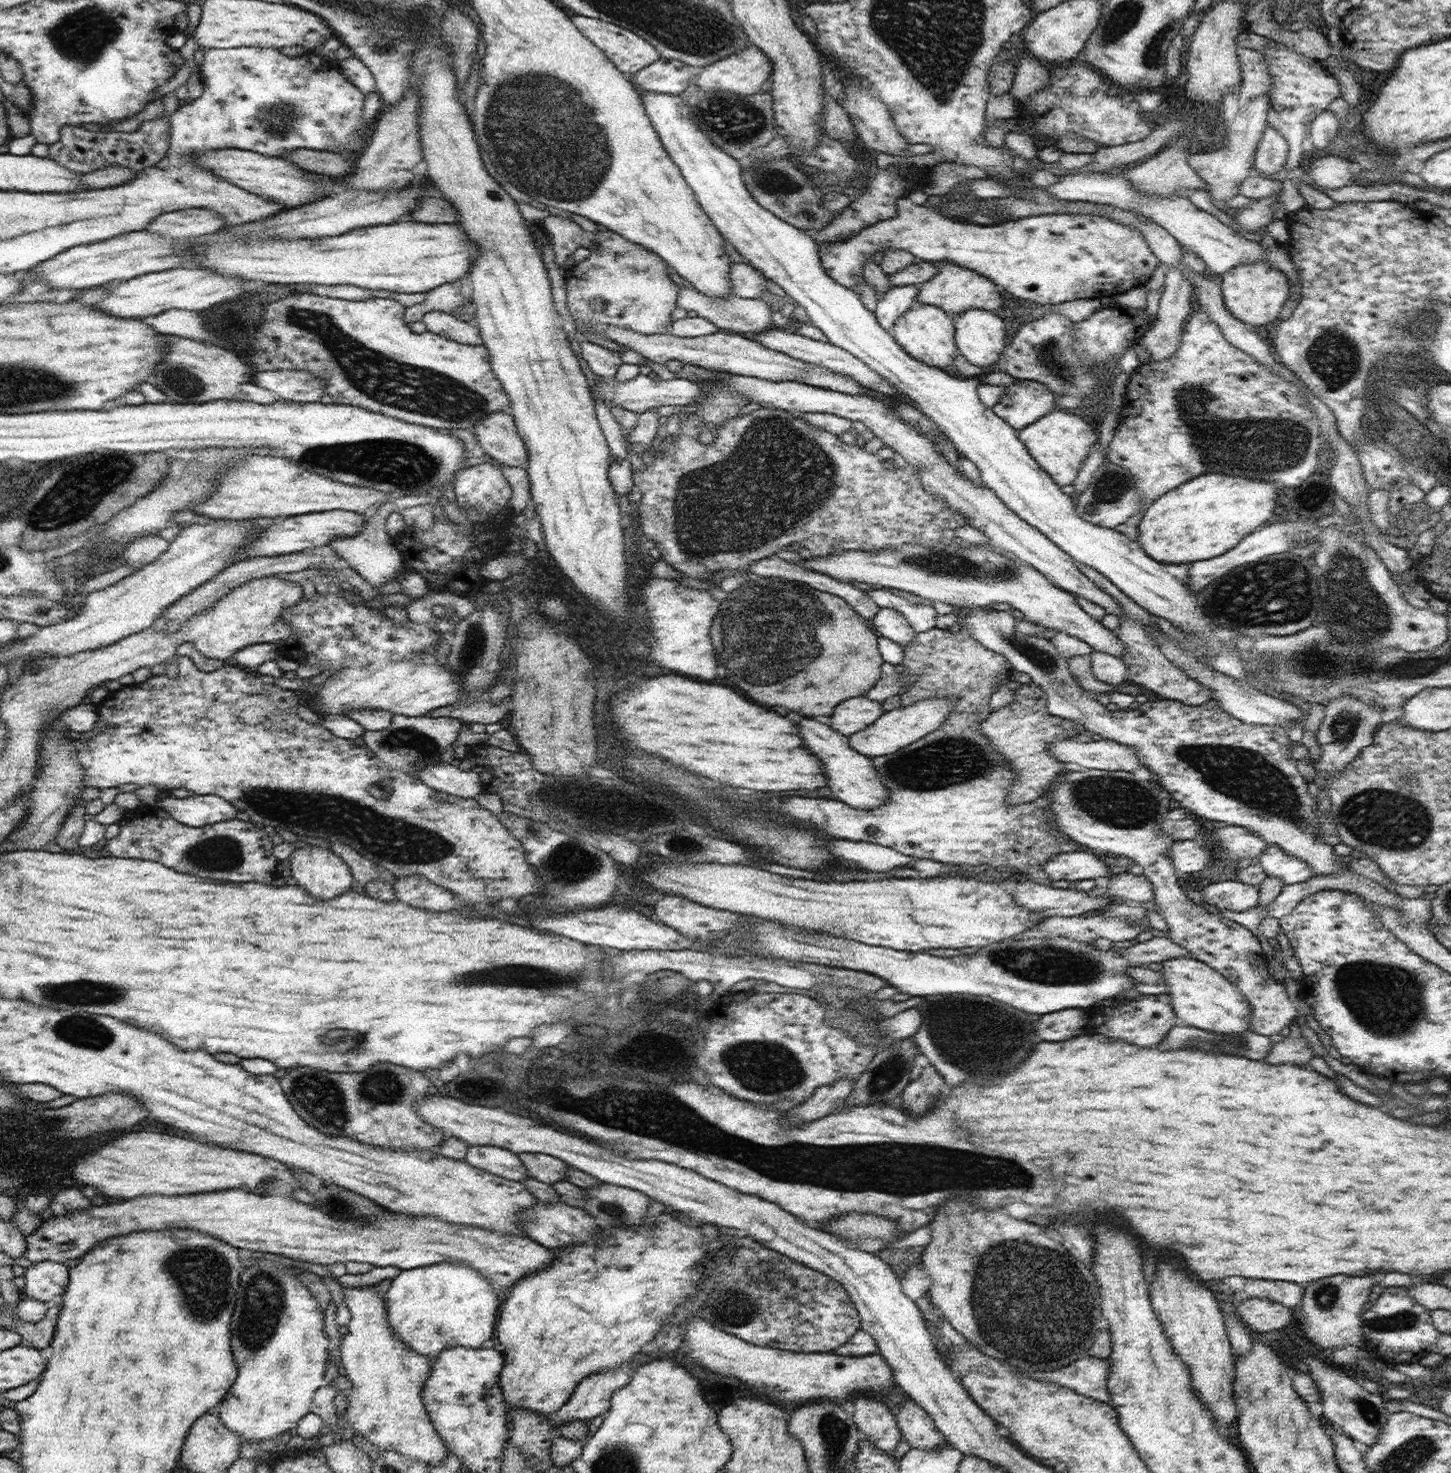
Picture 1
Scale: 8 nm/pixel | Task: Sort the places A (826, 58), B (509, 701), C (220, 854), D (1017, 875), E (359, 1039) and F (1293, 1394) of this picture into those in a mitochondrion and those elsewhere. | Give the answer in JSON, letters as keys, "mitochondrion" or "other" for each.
{"A":"other","B":"other","C":"mitochondrion","D":"other","E":"other","F":"other"}

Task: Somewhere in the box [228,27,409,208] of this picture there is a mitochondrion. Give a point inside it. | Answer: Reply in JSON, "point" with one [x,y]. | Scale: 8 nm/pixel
{"point":[276,121]}

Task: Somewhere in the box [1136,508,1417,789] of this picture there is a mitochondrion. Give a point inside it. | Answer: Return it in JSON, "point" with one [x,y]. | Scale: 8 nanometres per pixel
{"point":[1235,601]}

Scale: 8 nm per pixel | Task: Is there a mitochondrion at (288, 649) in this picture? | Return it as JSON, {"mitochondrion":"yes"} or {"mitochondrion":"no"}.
{"mitochondrion":"no"}

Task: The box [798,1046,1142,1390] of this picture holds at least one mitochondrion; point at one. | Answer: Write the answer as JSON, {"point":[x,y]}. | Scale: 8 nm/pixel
{"point":[1014,1286]}

